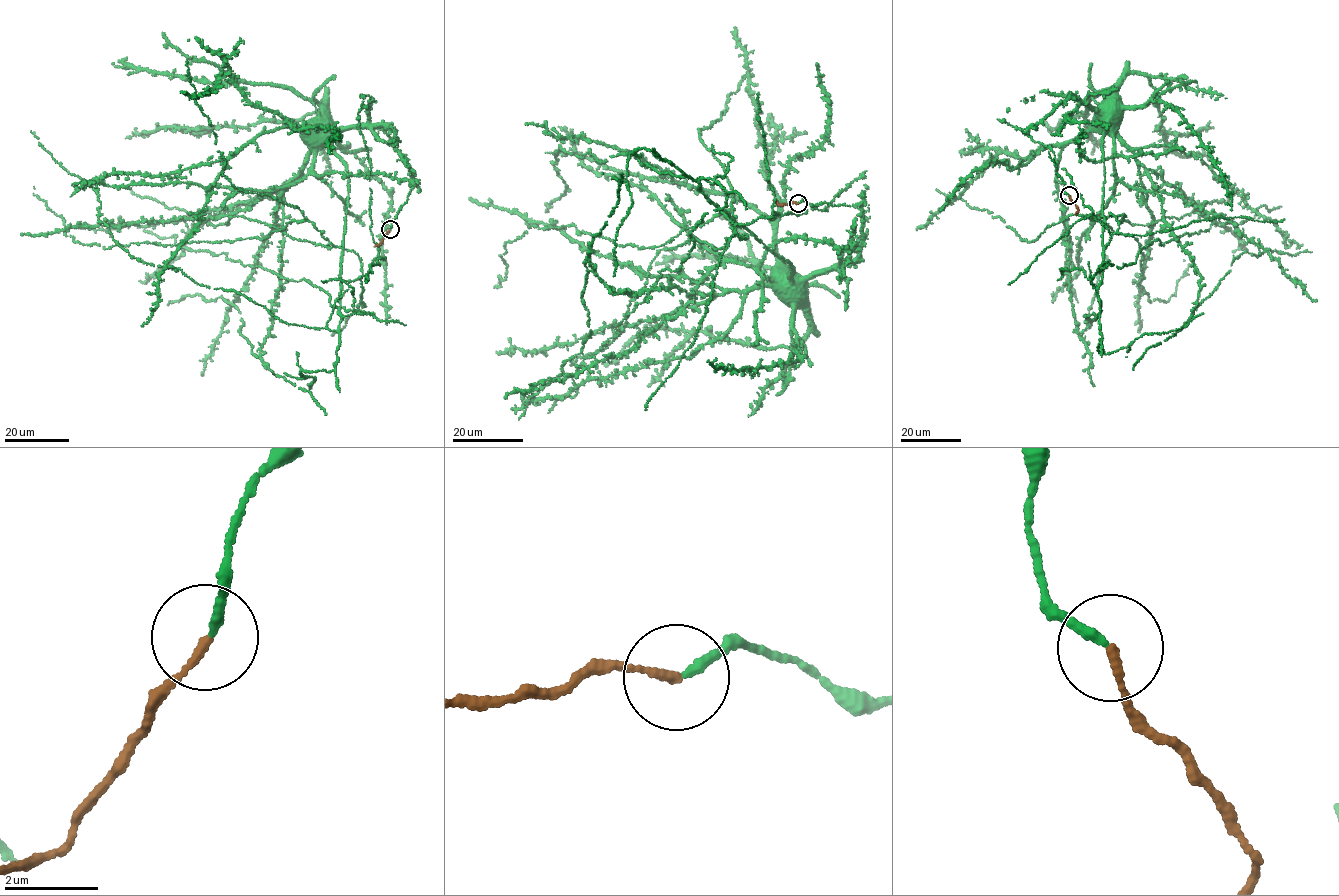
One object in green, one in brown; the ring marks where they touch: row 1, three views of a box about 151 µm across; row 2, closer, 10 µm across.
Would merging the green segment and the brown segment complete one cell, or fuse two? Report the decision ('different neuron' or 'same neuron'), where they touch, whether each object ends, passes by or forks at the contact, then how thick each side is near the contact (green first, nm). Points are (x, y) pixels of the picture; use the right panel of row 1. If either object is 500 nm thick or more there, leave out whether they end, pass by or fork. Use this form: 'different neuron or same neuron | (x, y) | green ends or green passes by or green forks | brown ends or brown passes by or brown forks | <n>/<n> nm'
same neuron | (1069, 195) | green ends | brown ends | 180/170 nm

